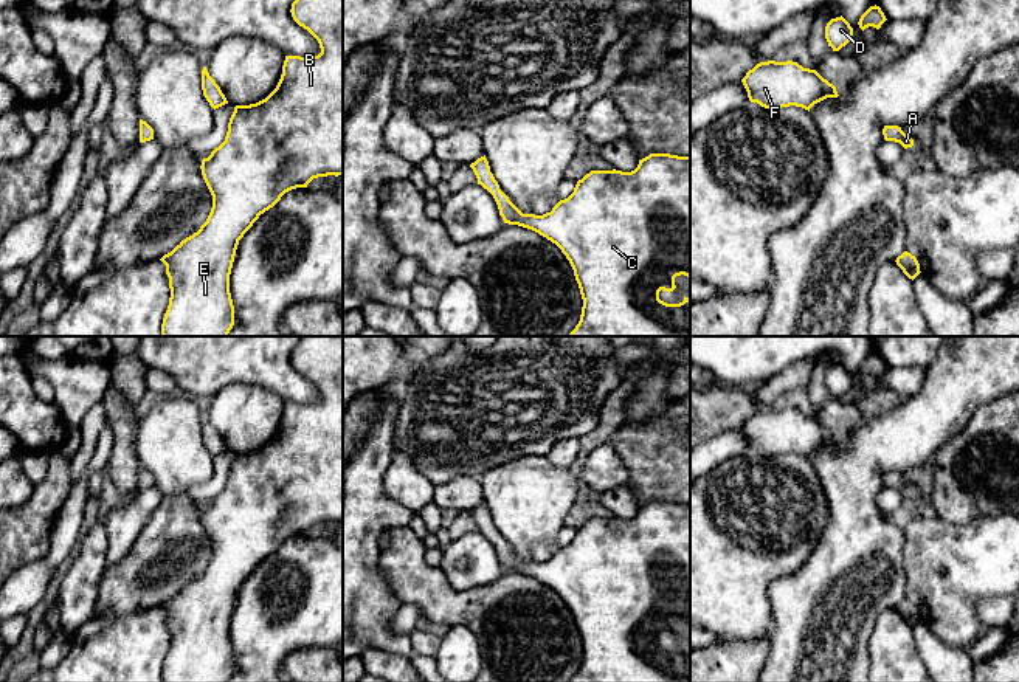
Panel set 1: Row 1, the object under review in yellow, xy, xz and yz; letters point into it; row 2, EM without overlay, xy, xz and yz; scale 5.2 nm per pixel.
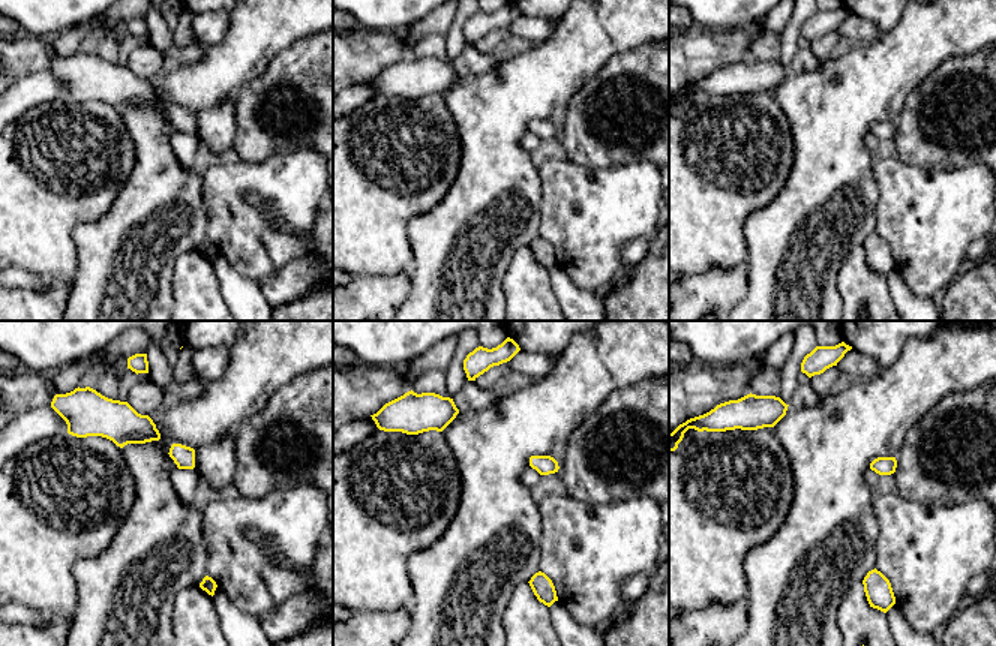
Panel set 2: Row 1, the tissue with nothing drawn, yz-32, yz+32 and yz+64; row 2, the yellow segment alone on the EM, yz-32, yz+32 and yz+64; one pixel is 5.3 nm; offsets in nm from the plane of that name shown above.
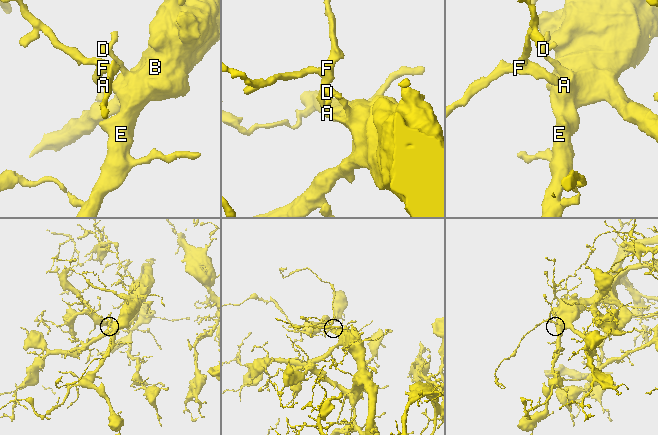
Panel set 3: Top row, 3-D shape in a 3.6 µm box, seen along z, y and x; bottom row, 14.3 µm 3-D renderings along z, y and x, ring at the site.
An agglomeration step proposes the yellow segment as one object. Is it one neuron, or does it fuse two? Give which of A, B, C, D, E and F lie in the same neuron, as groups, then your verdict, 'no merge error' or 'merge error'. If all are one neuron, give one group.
A B C D E F | no merge error

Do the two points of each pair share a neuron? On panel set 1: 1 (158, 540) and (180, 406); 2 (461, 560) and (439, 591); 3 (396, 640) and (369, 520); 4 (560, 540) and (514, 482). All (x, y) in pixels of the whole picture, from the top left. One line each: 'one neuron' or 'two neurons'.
1: one neuron
2: two neurons
3: one neuron
4: two neurons

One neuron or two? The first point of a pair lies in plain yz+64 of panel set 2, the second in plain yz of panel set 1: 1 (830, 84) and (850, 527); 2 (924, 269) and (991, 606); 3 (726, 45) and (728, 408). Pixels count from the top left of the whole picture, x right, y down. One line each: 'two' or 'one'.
1: one
2: two
3: one

